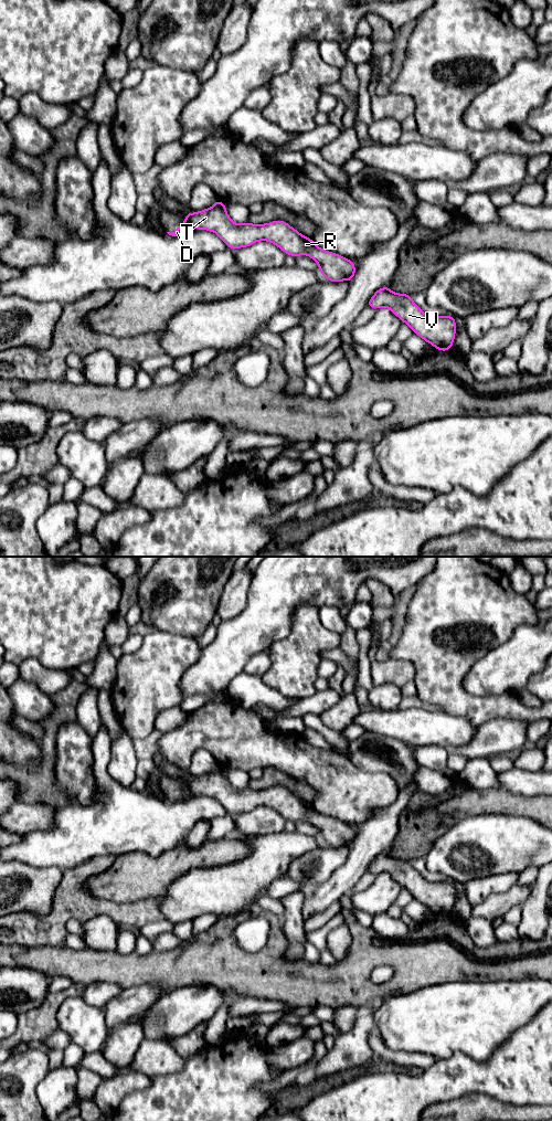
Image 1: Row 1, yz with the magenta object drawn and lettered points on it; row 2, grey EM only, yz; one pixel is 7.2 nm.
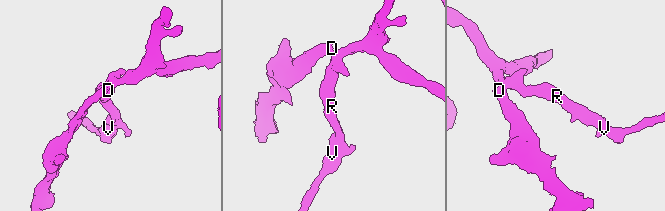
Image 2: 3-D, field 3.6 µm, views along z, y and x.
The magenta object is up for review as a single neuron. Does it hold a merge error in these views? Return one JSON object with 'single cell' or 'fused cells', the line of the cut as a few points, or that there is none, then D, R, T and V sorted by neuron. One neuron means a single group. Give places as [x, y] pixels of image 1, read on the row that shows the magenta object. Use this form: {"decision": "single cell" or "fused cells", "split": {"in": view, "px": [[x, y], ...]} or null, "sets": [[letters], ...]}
{"decision": "fused cells", "split": {"in": "yz", "px": [[184, 219], [191, 228]]}, "sets": [["D"], ["R", "T", "V"]]}

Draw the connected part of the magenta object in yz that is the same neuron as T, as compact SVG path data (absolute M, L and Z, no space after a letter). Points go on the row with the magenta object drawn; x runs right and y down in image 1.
M217 199L213 207L187 213L184 218L191 229L214 232L233 250L250 246L257 241L268 241L294 257L308 255L318 263L320 273L330 282L351 282L357 271L351 260L318 247L314 240L304 236L285 221L276 220L259 225L235 223L226 213L226 204Z

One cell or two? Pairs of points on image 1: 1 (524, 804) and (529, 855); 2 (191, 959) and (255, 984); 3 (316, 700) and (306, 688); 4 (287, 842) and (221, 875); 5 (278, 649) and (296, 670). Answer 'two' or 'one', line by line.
1: two
2: one
3: two
4: one
5: one

